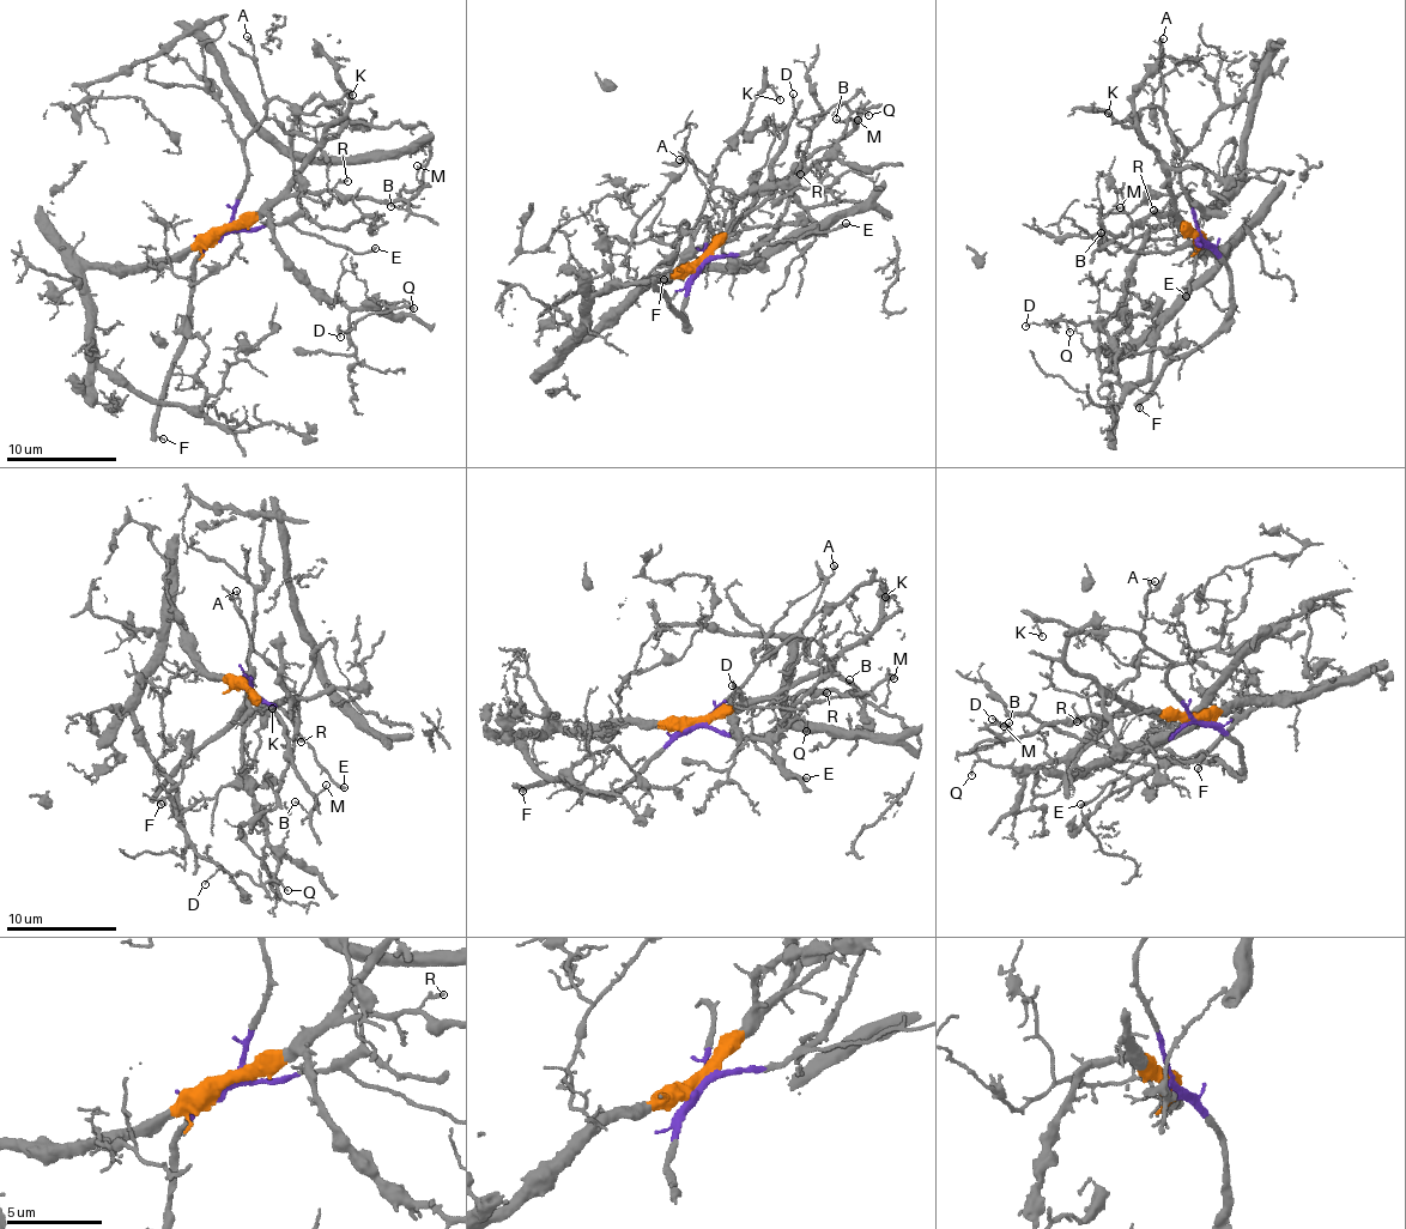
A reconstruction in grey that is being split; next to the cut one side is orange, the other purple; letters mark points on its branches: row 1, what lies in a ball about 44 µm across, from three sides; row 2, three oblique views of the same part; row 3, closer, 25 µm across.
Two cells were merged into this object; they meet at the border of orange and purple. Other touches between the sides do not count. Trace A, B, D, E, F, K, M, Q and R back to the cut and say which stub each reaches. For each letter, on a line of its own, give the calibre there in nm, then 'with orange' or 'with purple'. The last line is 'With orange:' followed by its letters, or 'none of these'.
A: 120 nm | with purple
B: 110 nm | with orange
D: 100 nm | with orange
E: 190 nm | with purple
F: 200 nm | with purple
K: 120 nm | with purple
M: 130 nm | with orange
Q: 80 nm | with orange
R: 160 nm | with orange
With orange: B, D, M, Q, R

